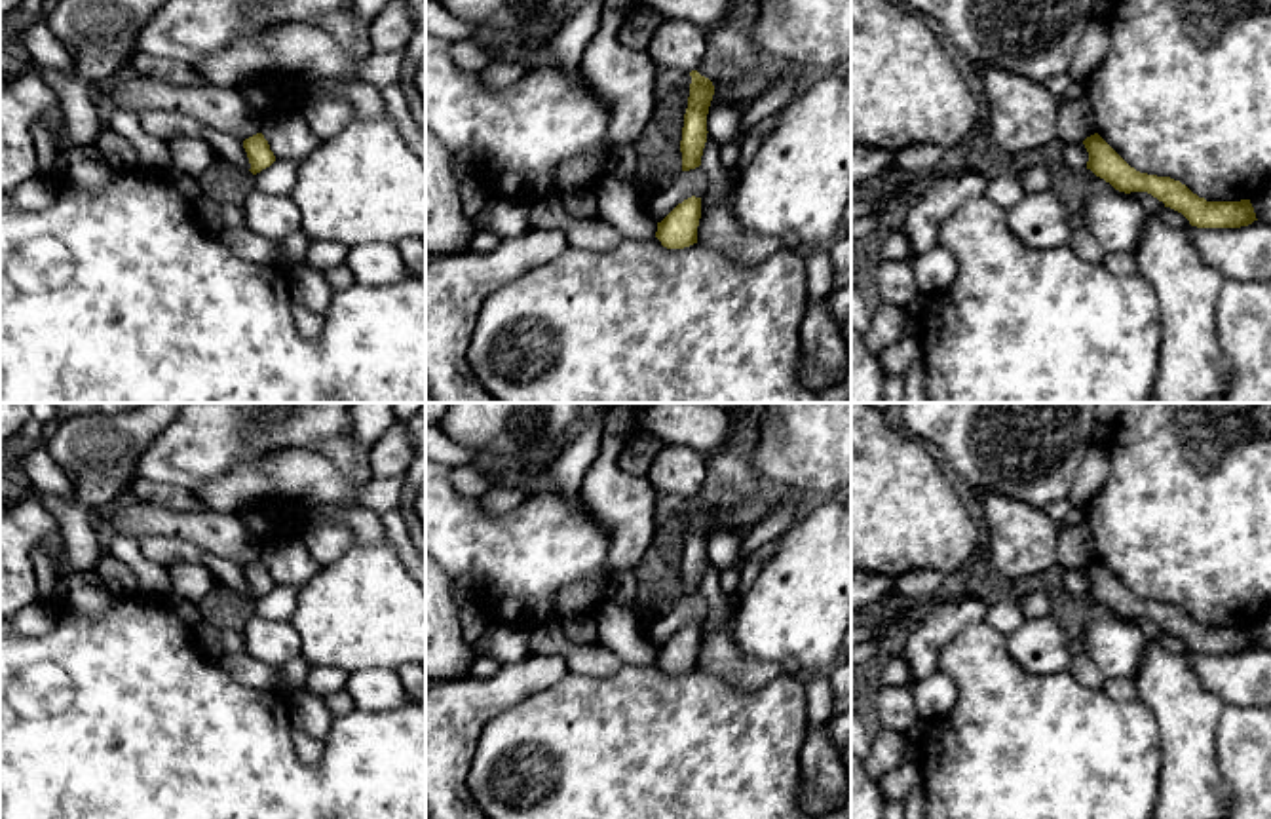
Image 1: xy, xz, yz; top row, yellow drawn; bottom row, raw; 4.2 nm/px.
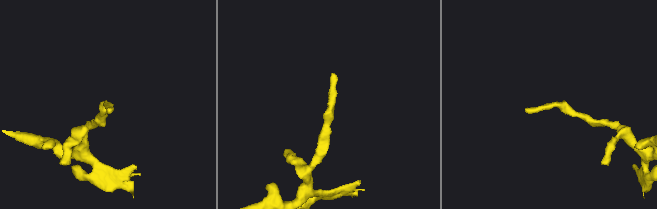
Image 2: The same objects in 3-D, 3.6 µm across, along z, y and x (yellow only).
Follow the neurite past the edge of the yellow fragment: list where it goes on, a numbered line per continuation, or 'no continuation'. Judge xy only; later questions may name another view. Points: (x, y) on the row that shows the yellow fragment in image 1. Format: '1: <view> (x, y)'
no continuation

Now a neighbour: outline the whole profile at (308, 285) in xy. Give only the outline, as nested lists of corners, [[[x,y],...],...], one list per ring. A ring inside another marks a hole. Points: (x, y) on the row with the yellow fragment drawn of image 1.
[[[294,266],[289,270],[291,302],[300,302],[310,310],[325,315],[332,298],[334,289],[325,279],[323,272],[310,266]]]

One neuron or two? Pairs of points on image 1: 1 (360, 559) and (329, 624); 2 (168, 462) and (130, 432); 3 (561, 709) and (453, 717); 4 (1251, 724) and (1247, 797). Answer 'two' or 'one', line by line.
1: one
2: two
3: two
4: one

